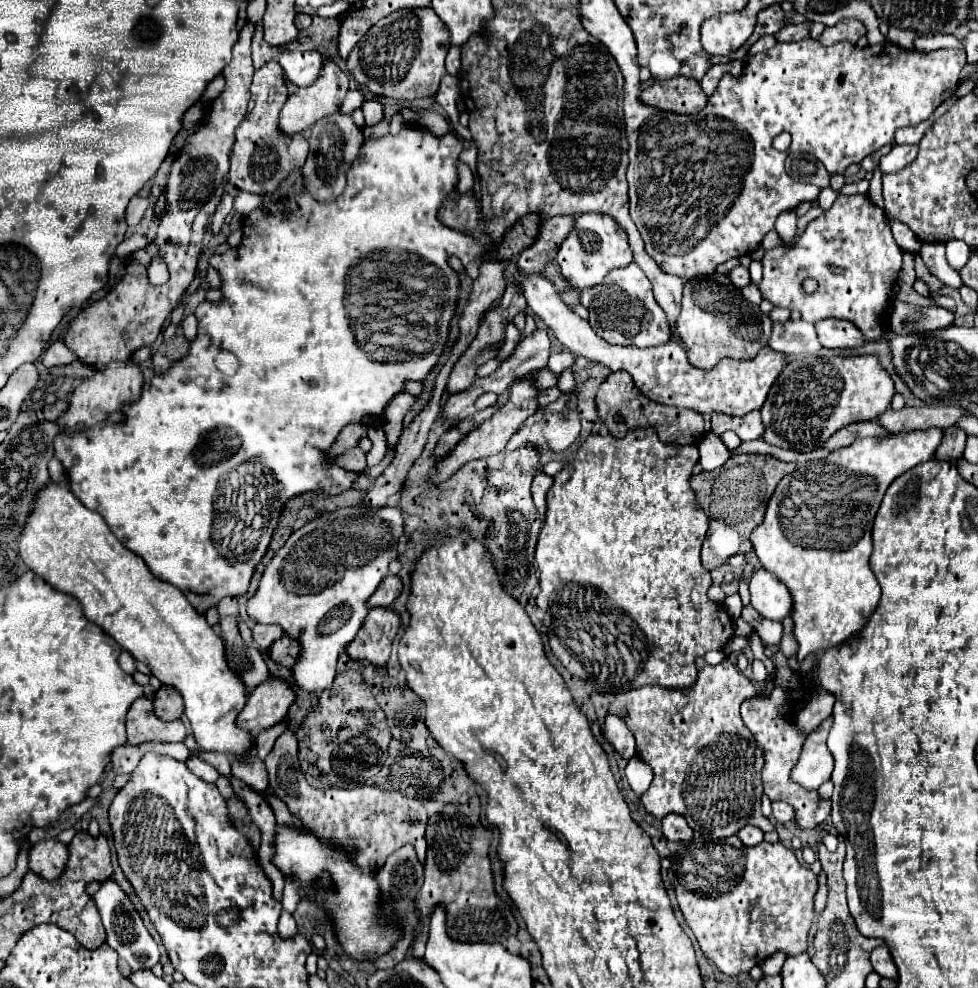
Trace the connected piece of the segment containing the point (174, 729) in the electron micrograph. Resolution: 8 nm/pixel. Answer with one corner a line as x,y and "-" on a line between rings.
137,698
127,712
127,742
183,742
187,736
181,720
165,722
155,716
149,698

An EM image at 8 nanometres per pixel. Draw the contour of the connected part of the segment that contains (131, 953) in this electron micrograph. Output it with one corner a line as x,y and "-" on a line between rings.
113,876
101,882
101,886
95,892
93,900
97,904
97,910
101,914
103,926
107,930
107,944
119,954
119,958
123,958
133,970
151,968
153,964
159,962
159,946
157,946
157,942
147,932
147,928
145,928
139,912
135,910
131,898
121,890
121,886
117,884
117,880

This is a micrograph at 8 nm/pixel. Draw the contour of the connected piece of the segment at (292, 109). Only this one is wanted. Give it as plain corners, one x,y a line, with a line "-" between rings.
325,60
325,66
321,70
321,78
317,78
317,82
305,90
295,90
295,94
291,94
287,98
287,102
281,108
281,118
279,118
279,130
283,132
283,136
293,138
297,134
305,134
307,130
311,130
321,118
333,114
339,110
345,94
347,94
347,84
349,84
349,74
339,70
339,66
335,66
333,62

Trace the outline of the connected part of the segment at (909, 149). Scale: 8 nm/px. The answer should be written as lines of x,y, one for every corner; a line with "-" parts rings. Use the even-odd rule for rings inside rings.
893,146
893,150
887,156
881,156
879,170
881,174
893,174
911,164
915,156
917,156
917,146

